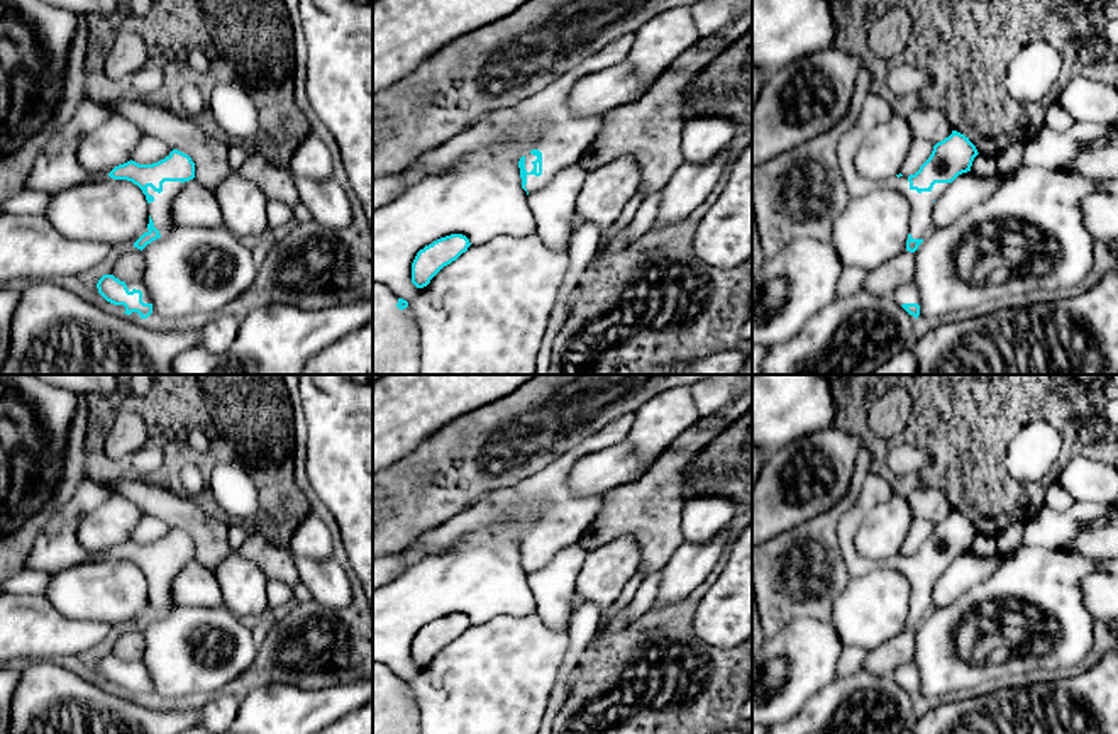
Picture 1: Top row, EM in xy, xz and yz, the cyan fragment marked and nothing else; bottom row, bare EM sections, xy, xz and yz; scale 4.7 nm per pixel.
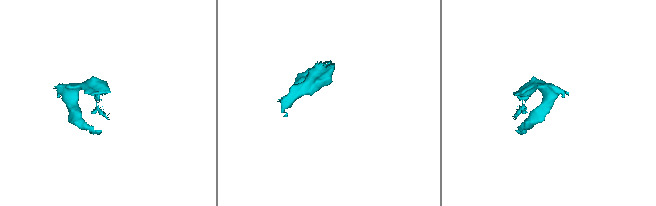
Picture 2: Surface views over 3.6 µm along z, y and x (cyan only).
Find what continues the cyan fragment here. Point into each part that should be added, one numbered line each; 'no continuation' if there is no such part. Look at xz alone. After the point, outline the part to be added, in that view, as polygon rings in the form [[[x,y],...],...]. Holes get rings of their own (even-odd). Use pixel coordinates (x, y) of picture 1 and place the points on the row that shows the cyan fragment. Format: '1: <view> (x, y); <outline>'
1: xz (566, 136); [[[630,34],[615,39],[518,105],[493,110],[461,134],[427,151],[405,175],[407,188],[449,170],[464,154],[501,141],[508,132],[518,131],[527,119],[540,117],[545,127],[523,154],[529,173],[525,188],[529,193],[540,190],[561,170],[581,161],[586,147],[596,139],[606,120],[606,114],[579,117],[569,110],[567,95],[574,83],[586,75],[613,68],[627,59],[632,41]],[[532,149],[542,153],[540,176],[530,173],[534,170],[532,163],[537,159],[530,153]]]

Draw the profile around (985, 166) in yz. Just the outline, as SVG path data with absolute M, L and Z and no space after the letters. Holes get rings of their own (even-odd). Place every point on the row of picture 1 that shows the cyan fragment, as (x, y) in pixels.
M977 154L972 161L971 173L979 178L998 176L998 164L994 156Z

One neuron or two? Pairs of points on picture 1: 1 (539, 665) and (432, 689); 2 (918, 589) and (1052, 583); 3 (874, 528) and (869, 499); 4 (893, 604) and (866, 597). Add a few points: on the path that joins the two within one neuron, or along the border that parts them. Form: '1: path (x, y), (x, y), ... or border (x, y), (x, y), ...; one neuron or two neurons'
1: path (512, 665), (487, 689), (459, 689); one neuron
2: border (935, 607), (924, 619); two neurons
3: border (893, 494), (866, 516), (852, 544); two neurons
4: path (886, 604), (873, 604); one neuron

